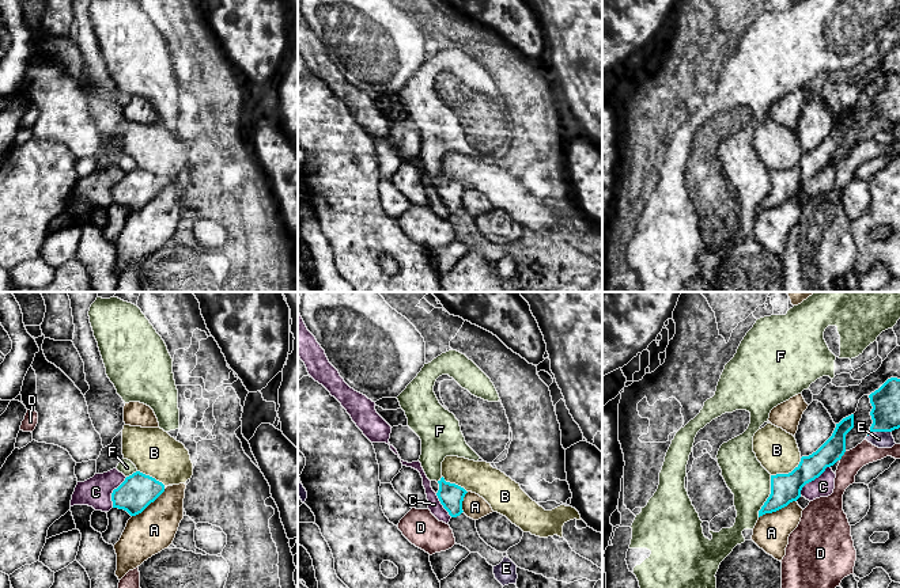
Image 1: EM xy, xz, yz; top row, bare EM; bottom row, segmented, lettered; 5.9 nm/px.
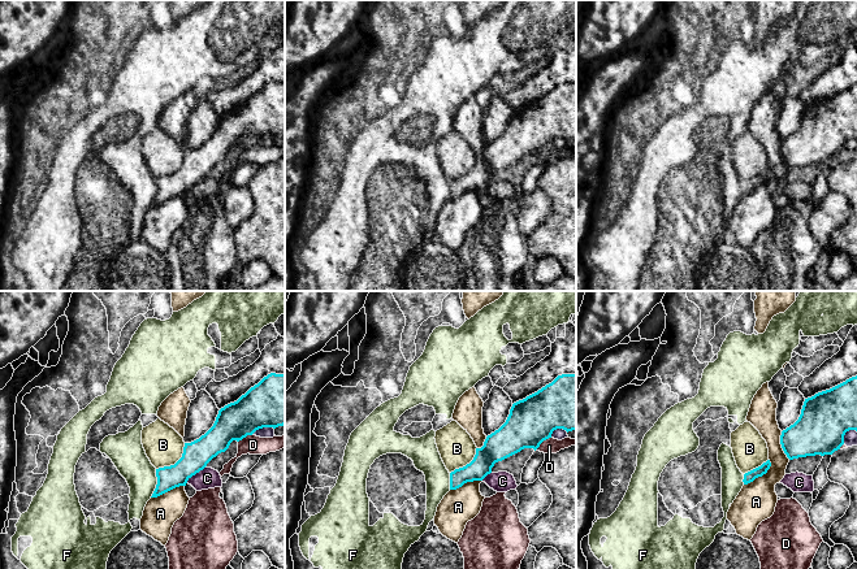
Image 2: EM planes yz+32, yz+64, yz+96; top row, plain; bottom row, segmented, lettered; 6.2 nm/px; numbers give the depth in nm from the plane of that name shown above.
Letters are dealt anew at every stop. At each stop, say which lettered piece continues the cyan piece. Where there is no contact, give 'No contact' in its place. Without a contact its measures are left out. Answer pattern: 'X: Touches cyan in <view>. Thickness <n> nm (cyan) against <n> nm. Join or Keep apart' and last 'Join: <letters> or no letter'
A: Touches cyan in yz. Thickness 180 nm (cyan) against 220 nm. Keep apart
B: Touches cyan in yz. Thickness 180 nm (cyan) against 240 nm. Keep apart
C: Touches cyan in yz. Thickness 180 nm (cyan) against 130 nm. Keep apart
D: Touches cyan in yz. Thickness 140 nm (cyan) against 140 nm. Keep apart
E: Touches cyan in yz. Thickness 170 nm (cyan) against 100 nm. Keep apart
F: Touches cyan in yz. Thickness 180 nm (cyan) against 240 nm. Keep apart
Join: no letter

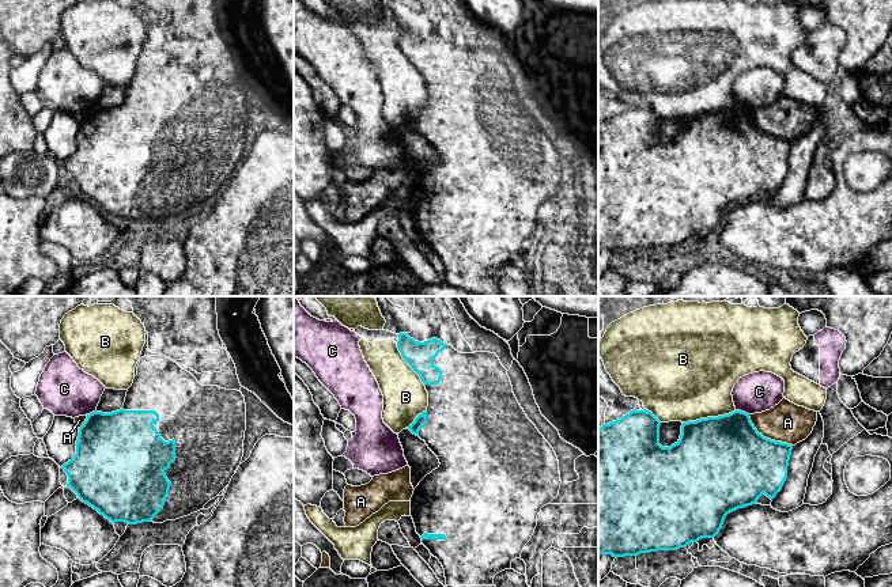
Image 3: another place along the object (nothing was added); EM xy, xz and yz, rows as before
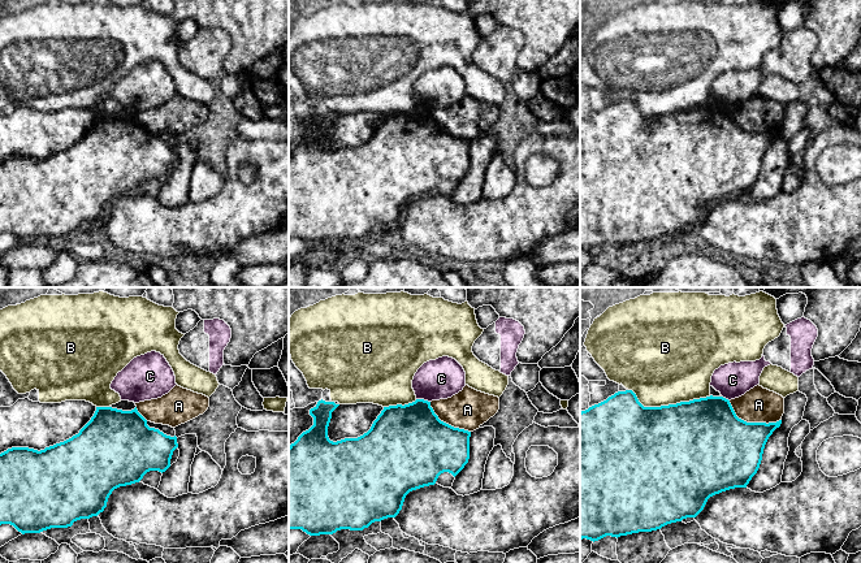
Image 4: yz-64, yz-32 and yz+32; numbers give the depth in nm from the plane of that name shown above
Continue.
A: Touches cyan in yz. Thickness 480 nm (cyan) against 240 nm. Keep apart
B: Touches cyan in yz. Thickness 500 nm (cyan) against 480 nm. Keep apart
C: Touches cyan in yz. Thickness 420 nm (cyan) against 240 nm. Keep apart
Join: no letter

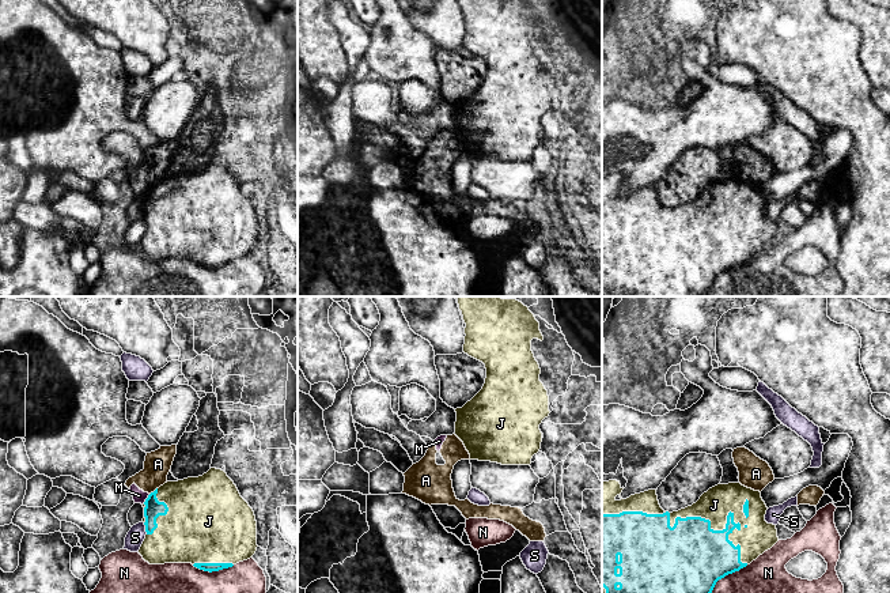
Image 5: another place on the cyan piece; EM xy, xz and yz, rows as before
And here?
A: Touches cyan in xy. Thickness 100 nm (cyan) against 160 nm. Keep apart
J: Touches cyan in yz. Thickness 340 nm (cyan) against 190 nm. Join
M: Touches cyan in xy. Thickness 100 nm (cyan) against 80 nm. Keep apart
N: Touches cyan in xy. Thickness 50 nm (cyan) against 190 nm. Keep apart
S: Touches cyan in xy. Thickness 100 nm (cyan) against 110 nm. Keep apart
Join: J

